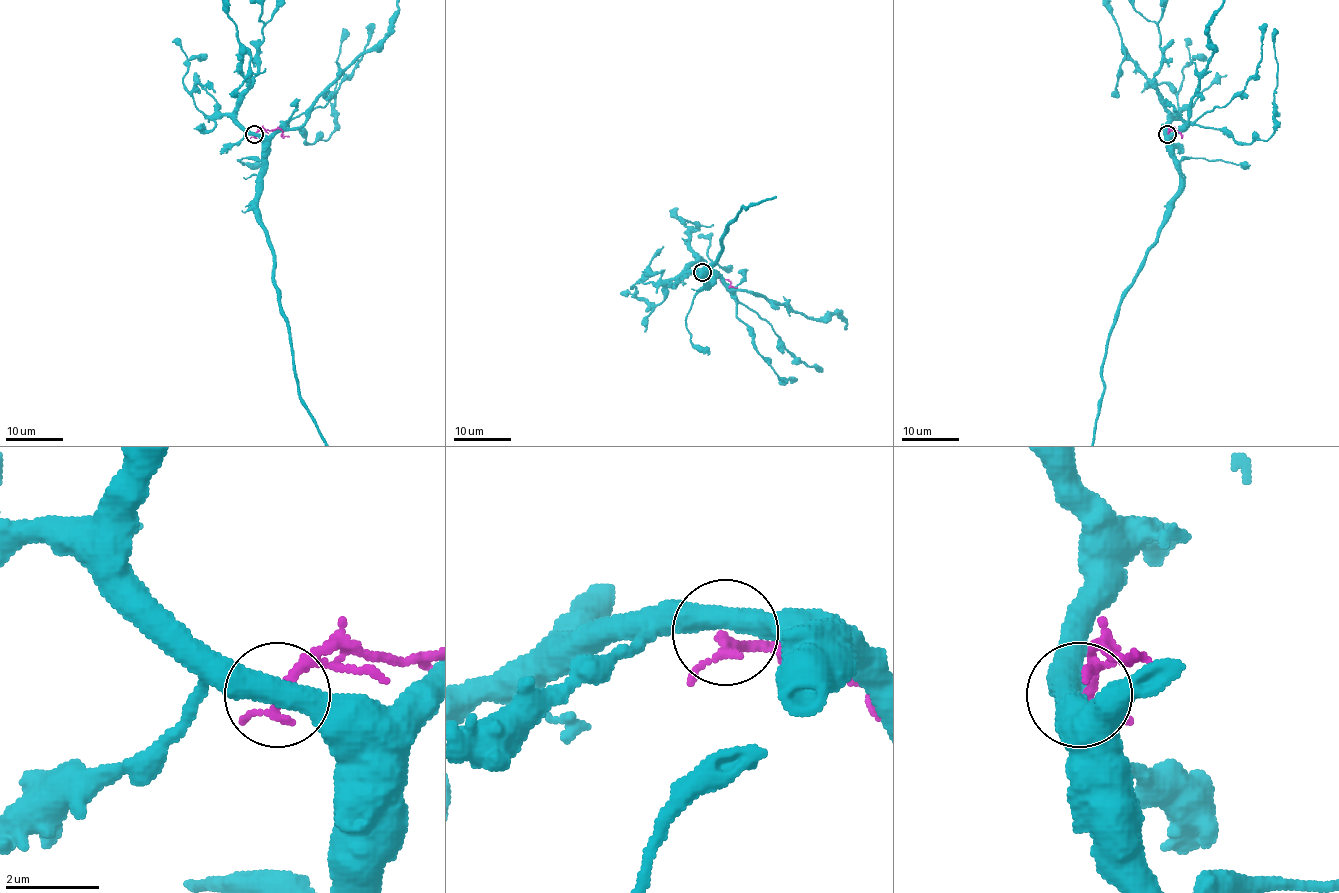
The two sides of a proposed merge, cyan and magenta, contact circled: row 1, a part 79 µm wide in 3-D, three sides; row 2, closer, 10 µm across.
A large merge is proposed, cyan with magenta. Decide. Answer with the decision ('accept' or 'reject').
reject

